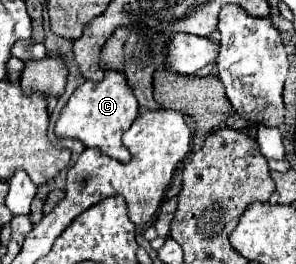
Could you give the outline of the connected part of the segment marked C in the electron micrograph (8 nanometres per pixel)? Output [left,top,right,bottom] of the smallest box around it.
[56,71,138,163]

